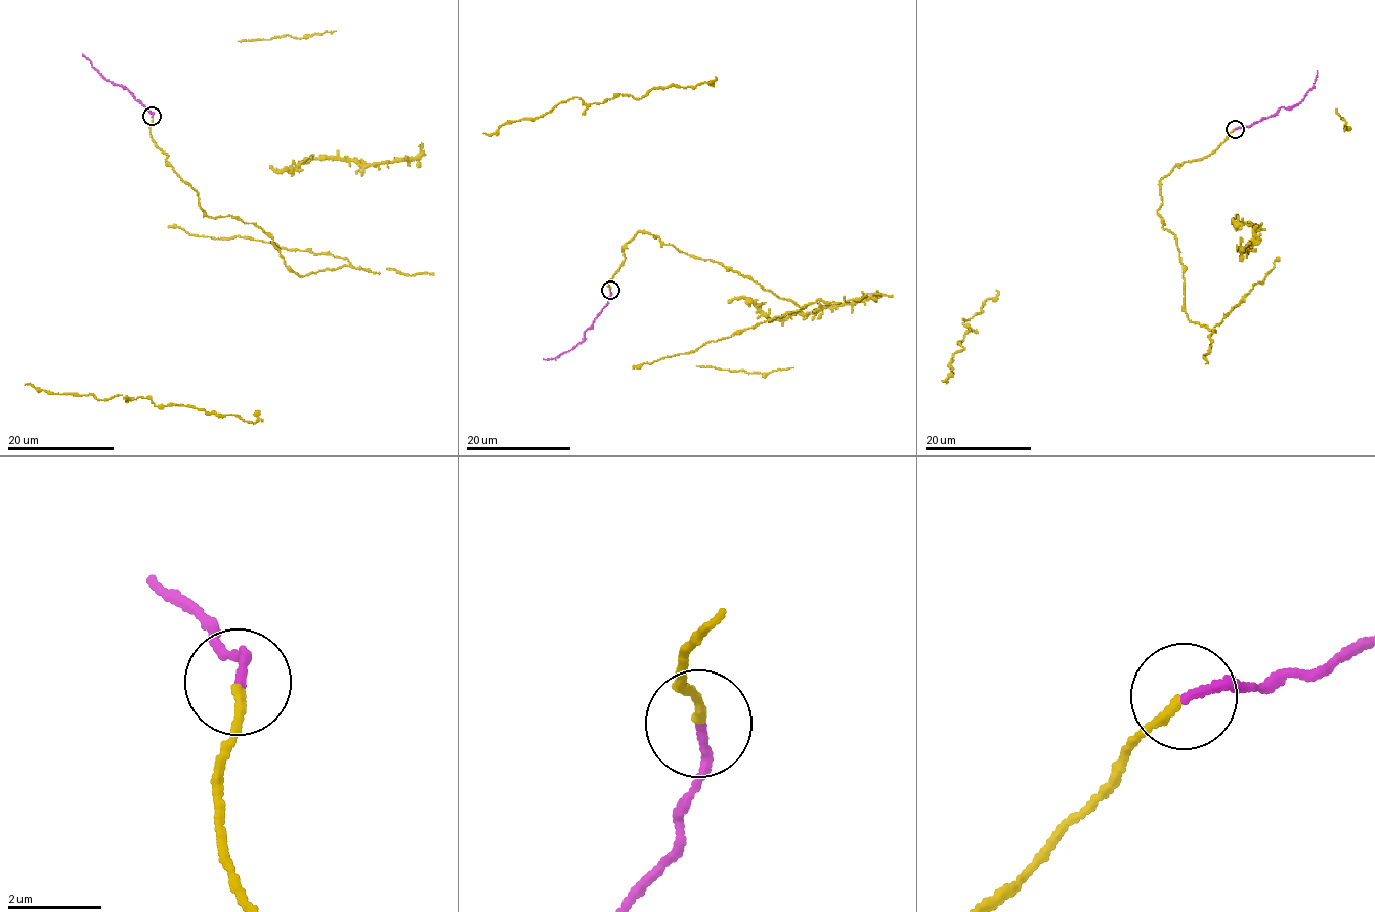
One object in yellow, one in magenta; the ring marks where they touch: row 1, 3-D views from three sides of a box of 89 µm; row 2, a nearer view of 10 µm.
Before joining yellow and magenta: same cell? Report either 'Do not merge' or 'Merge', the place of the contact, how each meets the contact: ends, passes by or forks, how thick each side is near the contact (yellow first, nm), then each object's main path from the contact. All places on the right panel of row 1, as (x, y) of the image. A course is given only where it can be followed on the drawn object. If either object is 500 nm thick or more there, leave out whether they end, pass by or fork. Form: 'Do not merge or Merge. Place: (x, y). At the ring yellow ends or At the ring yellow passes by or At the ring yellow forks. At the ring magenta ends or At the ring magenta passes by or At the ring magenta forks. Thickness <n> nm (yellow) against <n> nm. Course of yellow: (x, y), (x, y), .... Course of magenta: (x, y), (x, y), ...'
Merge. Place: (1235, 129). At the ring yellow ends. At the ring magenta ends. Thickness 190 nm (yellow) against 190 nm. Course of yellow: (1234, 129), (1160, 182), (1157, 214), (1175, 236), (1191, 321), (1214, 332), (1279, 258). Course of magenta: (1234, 129), (1251, 126), (1275, 116), (1281, 107), (1300, 103), (1315, 83), (1317, 71)

